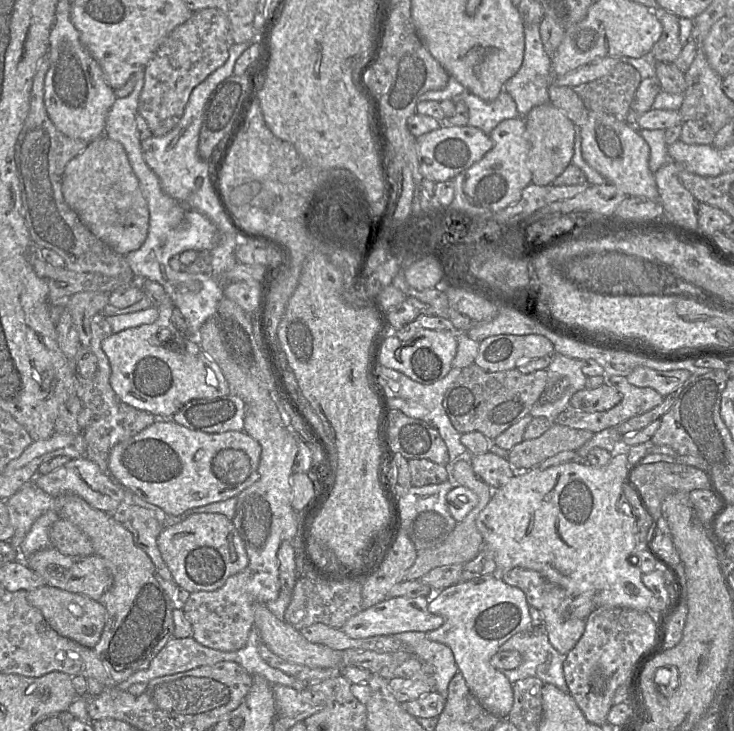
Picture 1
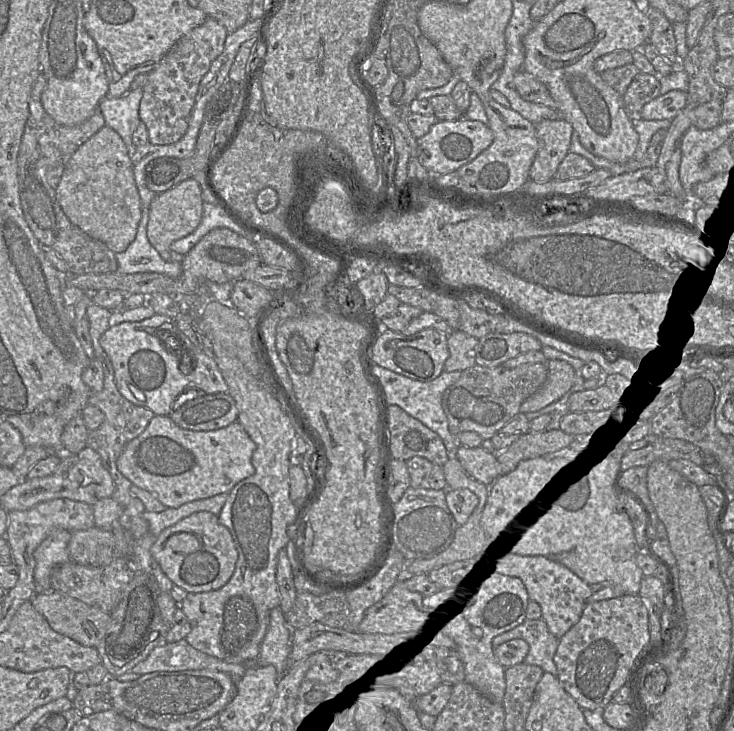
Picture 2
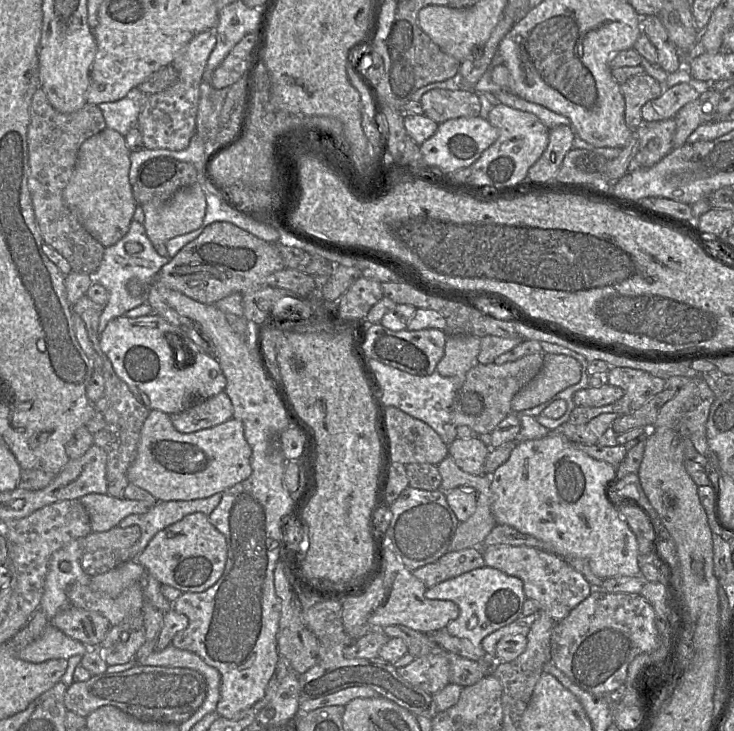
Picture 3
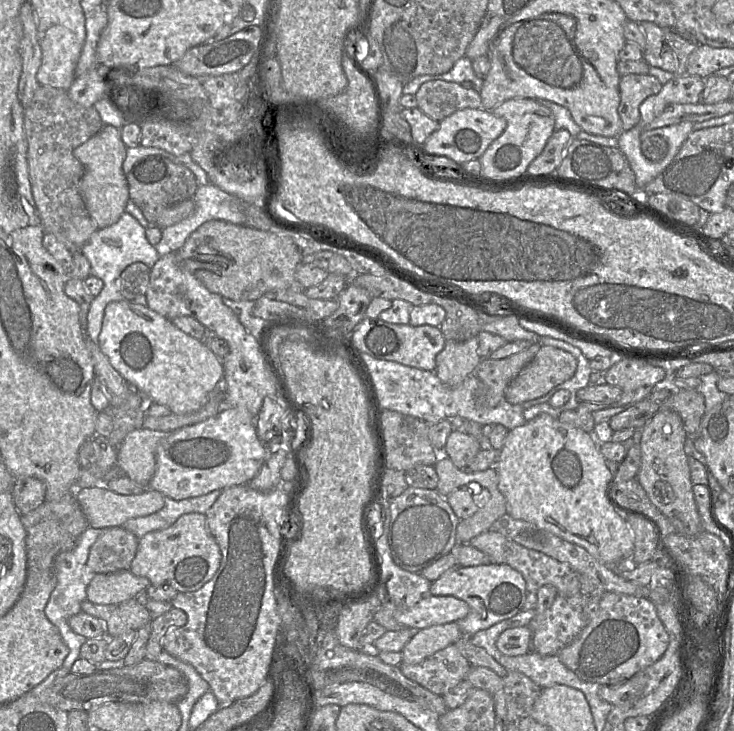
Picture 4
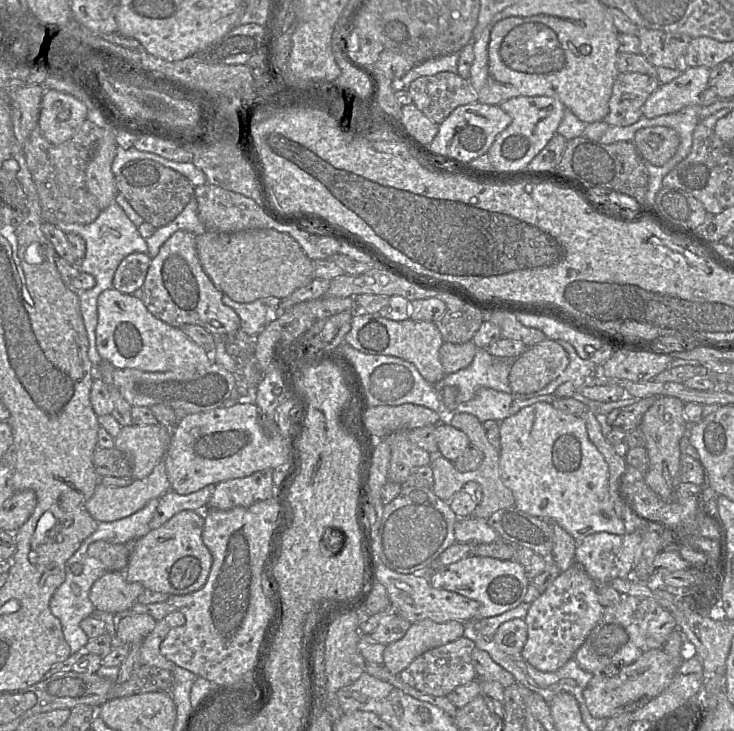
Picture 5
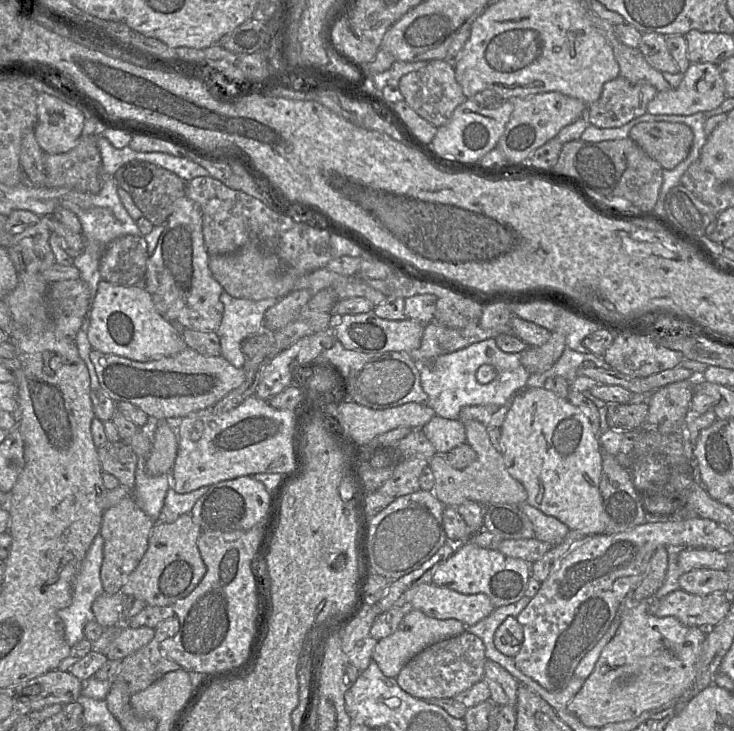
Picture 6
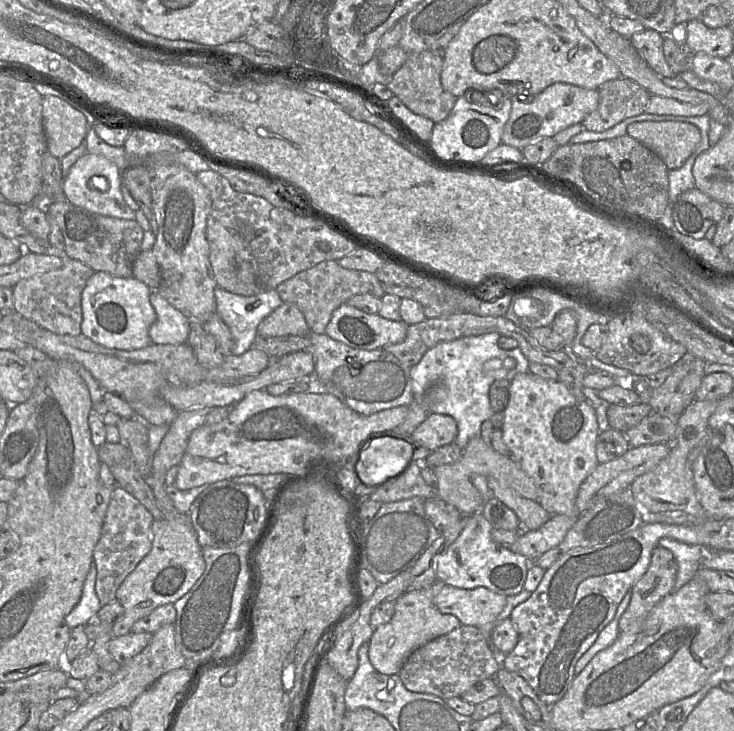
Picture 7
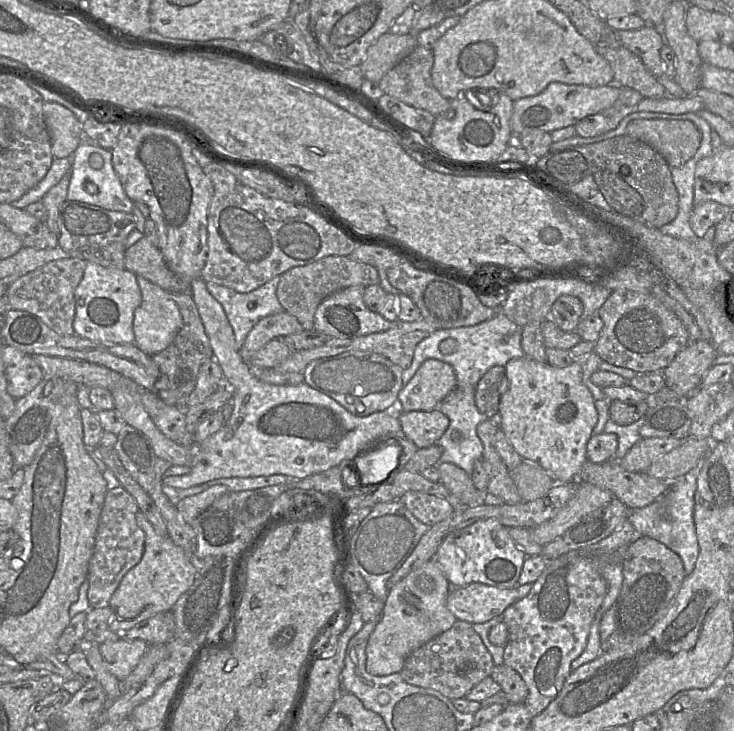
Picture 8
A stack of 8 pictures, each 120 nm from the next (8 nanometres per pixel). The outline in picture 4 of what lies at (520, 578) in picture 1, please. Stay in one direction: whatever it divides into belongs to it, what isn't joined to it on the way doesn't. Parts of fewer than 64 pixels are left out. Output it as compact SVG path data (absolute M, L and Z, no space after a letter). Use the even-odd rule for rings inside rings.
M490 530L473 538L469 544L486 554L493 564L506 564L521 573L526 582L527 593L537 593L544 585L552 585L557 595L570 598L581 593L579 575L566 563L561 563L541 552L527 549L505 536Z

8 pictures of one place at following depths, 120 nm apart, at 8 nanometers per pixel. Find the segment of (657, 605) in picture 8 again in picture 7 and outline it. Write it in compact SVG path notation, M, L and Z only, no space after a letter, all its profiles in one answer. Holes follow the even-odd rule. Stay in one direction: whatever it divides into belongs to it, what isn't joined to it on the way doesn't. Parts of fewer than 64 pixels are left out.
M661 546L652 551L646 573L633 585L629 604L620 618L620 634L631 634L639 629L650 611L674 591L677 563L673 554Z

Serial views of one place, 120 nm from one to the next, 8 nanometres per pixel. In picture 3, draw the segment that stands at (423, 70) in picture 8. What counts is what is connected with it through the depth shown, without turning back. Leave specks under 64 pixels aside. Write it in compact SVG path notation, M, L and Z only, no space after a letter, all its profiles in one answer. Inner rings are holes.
M432 89L420 100L424 115L440 124L449 119L479 116L481 104L473 90Z

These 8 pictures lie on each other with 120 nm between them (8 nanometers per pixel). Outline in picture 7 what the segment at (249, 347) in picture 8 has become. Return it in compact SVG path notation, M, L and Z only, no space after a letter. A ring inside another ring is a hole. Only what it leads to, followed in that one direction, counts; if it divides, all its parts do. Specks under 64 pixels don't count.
M283 303L257 327L258 337L305 336L309 333L302 312L291 303Z

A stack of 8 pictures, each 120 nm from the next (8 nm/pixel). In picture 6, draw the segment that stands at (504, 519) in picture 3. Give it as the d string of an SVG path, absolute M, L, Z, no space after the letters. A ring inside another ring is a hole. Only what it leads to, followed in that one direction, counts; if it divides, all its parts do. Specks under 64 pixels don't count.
M524 388L516 395L500 427L502 457L506 470L527 492L526 502L548 516L553 516L569 530L585 535L605 533L606 515L599 491L602 475L602 449L589 418L567 398L560 398L545 388Z

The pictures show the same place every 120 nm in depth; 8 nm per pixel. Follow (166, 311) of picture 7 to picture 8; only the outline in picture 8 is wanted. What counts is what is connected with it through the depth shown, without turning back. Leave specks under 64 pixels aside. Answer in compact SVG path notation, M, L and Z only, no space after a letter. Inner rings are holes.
M137 276L137 283L142 294L142 302L134 312L134 344L142 352L153 355L163 351L173 342L183 326L183 320L179 307L170 297L169 292L142 276Z

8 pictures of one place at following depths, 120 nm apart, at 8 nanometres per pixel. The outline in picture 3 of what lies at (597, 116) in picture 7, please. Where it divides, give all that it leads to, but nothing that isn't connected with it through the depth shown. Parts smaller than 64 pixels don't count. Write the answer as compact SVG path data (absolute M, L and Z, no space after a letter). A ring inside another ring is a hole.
M646 73L631 77L620 84L620 89L625 100L625 122L631 130L643 122L641 109L644 104L659 98L664 92L664 86Z

